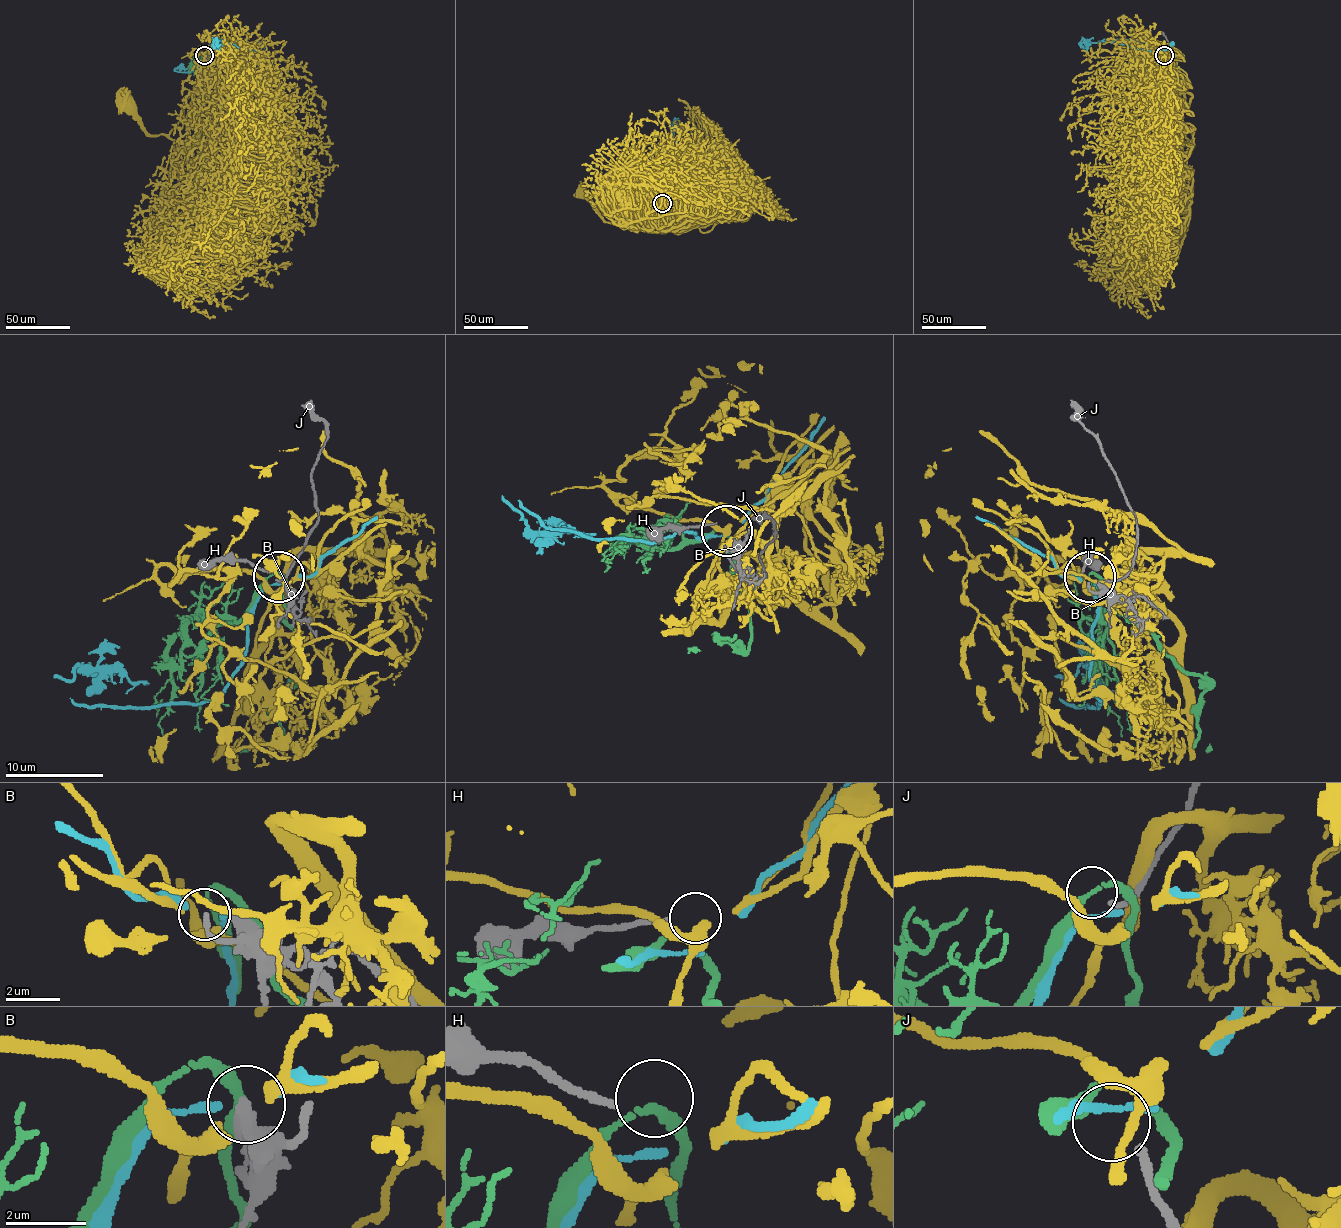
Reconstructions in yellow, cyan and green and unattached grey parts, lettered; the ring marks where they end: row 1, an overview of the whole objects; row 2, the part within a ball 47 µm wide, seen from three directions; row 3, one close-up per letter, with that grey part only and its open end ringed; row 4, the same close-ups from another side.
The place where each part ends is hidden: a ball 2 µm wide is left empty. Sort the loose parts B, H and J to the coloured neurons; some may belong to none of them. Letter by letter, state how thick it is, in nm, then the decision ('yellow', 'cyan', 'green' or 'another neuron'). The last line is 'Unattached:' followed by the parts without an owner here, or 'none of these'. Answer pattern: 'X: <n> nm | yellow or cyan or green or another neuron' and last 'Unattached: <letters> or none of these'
B: 400 nm | yellow
H: 170 nm | another neuron
J: 190 nm | green
Unattached: H

